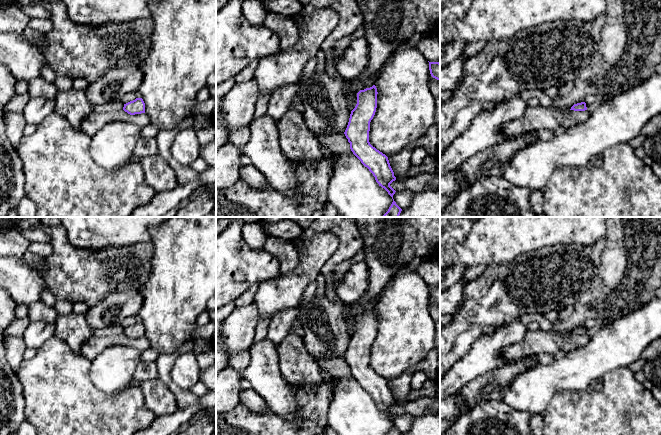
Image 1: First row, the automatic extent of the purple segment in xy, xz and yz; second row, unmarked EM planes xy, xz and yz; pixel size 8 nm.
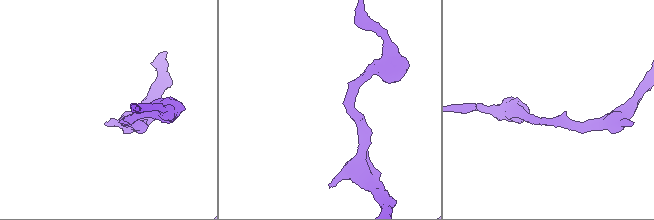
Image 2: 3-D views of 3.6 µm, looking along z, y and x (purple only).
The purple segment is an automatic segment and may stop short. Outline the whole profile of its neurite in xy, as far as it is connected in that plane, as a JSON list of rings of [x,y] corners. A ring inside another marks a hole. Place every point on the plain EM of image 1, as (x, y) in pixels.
[[[136,322],[124,328],[123,334],[130,339],[145,337],[145,327],[142,322]]]

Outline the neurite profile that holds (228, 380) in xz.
[[[231,366],[216,374],[216,413],[227,413],[240,404],[243,375]]]

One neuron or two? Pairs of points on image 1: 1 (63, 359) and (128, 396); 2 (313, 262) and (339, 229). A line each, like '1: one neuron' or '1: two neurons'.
1: one neuron
2: two neurons

